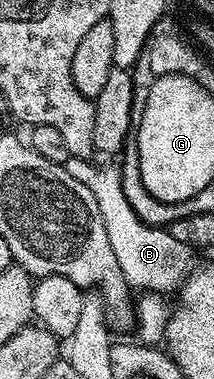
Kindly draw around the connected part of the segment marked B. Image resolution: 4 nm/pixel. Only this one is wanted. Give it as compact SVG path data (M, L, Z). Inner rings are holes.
M70 158L65 168L75 181L83 181L87 189L91 189L95 202L99 205L99 213L103 213L103 225L107 225L107 237L111 241L111 249L115 249L115 261L119 261L119 269L123 269L123 277L130 288L143 293L173 293L184 283L195 266L194 248L171 237L165 227L153 227L144 223L131 209L131 201L127 201L127 193L123 193L121 173L116 166L96 167L93 159Z

